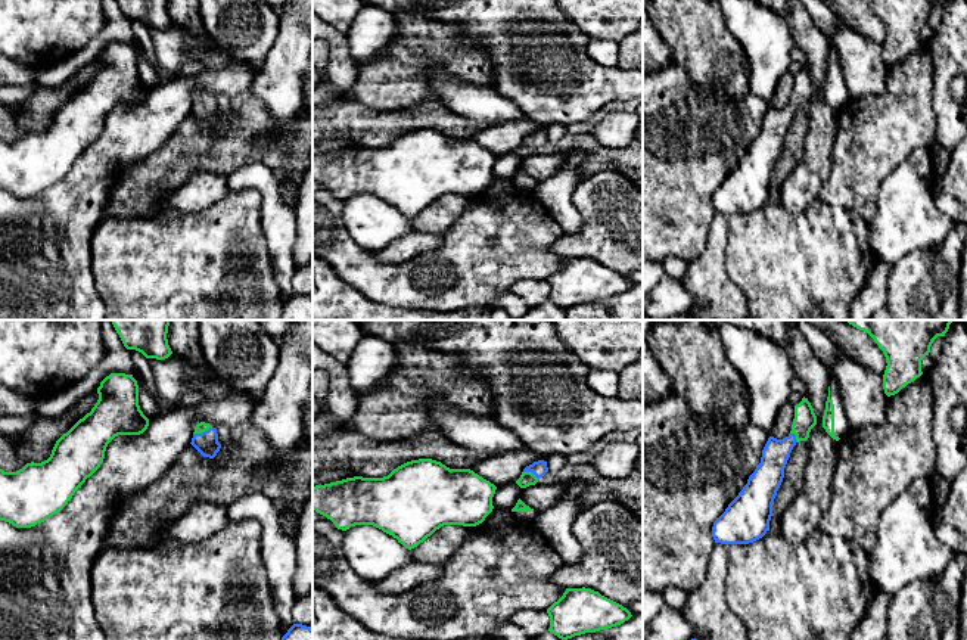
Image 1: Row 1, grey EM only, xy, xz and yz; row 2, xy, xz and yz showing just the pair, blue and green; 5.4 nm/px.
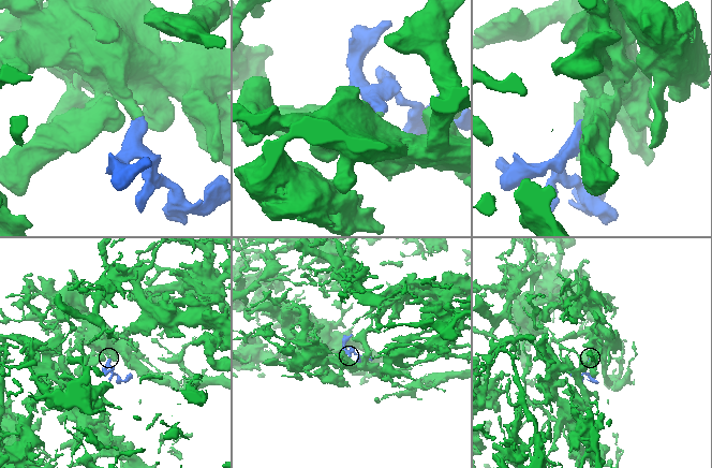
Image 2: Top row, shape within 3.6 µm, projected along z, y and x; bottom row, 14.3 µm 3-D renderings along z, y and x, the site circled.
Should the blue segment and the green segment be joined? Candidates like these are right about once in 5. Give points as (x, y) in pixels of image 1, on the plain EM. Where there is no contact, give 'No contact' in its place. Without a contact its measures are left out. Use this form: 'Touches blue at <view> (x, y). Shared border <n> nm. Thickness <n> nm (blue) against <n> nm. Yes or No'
Touches blue at xy (202, 102). Shared border 110 nm. Thickness 130 nm (blue) against 60 nm. Yes

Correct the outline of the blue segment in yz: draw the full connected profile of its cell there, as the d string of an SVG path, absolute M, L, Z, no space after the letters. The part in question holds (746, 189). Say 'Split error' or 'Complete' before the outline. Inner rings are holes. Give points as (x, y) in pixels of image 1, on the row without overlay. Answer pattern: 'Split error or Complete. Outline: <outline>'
Split error. Outline: M808 68L795 75L790 103L777 109L769 106L761 133L749 146L747 153L713 192L712 206L721 214L749 214L769 201L772 173L784 147L784 137L793 116L809 108L817 86Z

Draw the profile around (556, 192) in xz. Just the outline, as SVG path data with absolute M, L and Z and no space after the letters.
M582 150L570 152L560 170L553 177L537 183L534 190L550 217L568 234L578 233L584 227L584 221L572 204L573 190L585 177L581 170L582 159Z

